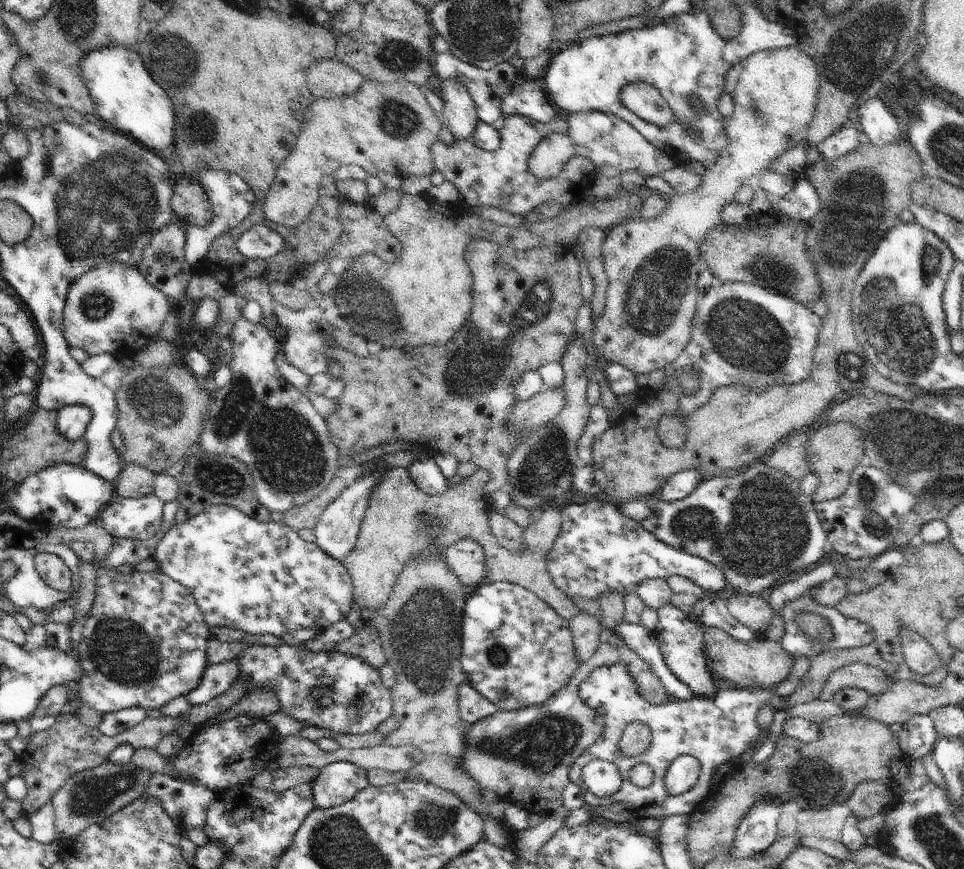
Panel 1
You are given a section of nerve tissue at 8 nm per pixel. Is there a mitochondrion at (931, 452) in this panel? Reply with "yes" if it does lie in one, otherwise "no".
yes

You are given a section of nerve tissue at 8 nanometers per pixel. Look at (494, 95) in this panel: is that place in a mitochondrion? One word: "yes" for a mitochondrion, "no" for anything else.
no

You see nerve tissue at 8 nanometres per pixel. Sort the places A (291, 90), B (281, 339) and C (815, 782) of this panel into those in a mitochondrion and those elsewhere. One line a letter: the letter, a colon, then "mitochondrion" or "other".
A: other
B: other
C: mitochondrion

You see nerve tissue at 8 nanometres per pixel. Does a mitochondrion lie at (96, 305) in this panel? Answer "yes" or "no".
yes

